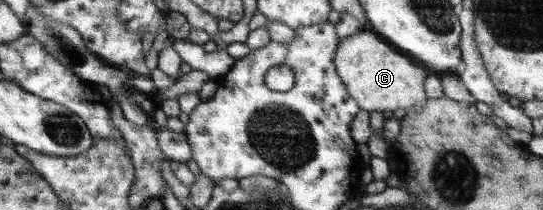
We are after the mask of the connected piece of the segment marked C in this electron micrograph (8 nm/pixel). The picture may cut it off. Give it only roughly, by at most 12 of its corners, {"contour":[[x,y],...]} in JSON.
{"contour":[[375,31],[341,39],[339,77],[365,111],[420,110],[417,67]]}

